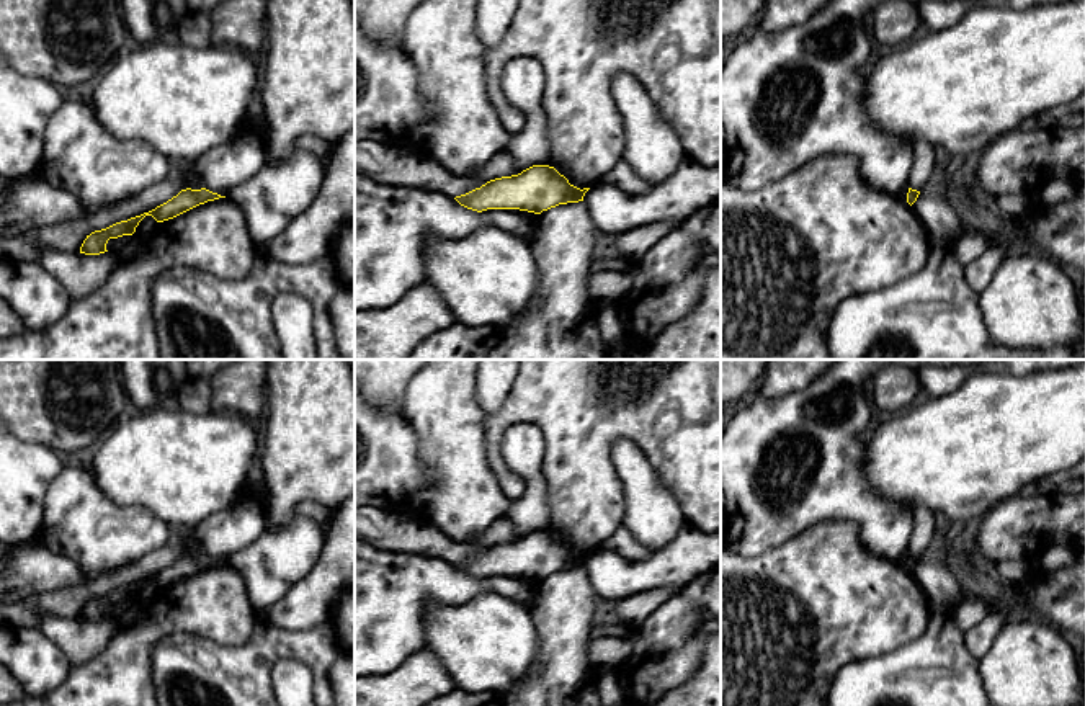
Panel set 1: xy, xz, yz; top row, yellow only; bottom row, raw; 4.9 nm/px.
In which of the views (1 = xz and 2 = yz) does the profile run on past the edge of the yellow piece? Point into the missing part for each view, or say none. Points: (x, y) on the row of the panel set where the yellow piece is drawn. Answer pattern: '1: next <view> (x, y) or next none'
1: next none
2: next none

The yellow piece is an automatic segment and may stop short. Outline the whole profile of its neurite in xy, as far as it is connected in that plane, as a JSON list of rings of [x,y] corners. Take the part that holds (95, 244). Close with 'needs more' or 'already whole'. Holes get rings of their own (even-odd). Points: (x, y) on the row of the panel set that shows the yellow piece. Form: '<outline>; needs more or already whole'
[[[206,188],[201,190],[181,190],[176,196],[173,196],[172,199],[168,199],[167,203],[157,206],[155,209],[144,212],[141,216],[131,217],[127,221],[121,221],[116,222],[106,229],[101,230],[95,230],[90,235],[87,235],[87,239],[83,240],[82,247],[80,247],[80,253],[85,255],[100,255],[108,252],[106,250],[106,244],[109,239],[118,239],[123,235],[132,235],[136,232],[136,227],[139,226],[139,222],[145,217],[145,216],[152,216],[157,222],[163,222],[168,219],[173,219],[199,204],[204,204],[208,201],[214,201],[219,198],[225,198],[221,196],[217,193],[212,193]]]; already whole

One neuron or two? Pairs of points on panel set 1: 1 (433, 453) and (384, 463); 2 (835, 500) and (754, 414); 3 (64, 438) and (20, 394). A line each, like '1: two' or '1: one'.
1: two
2: one
3: one

